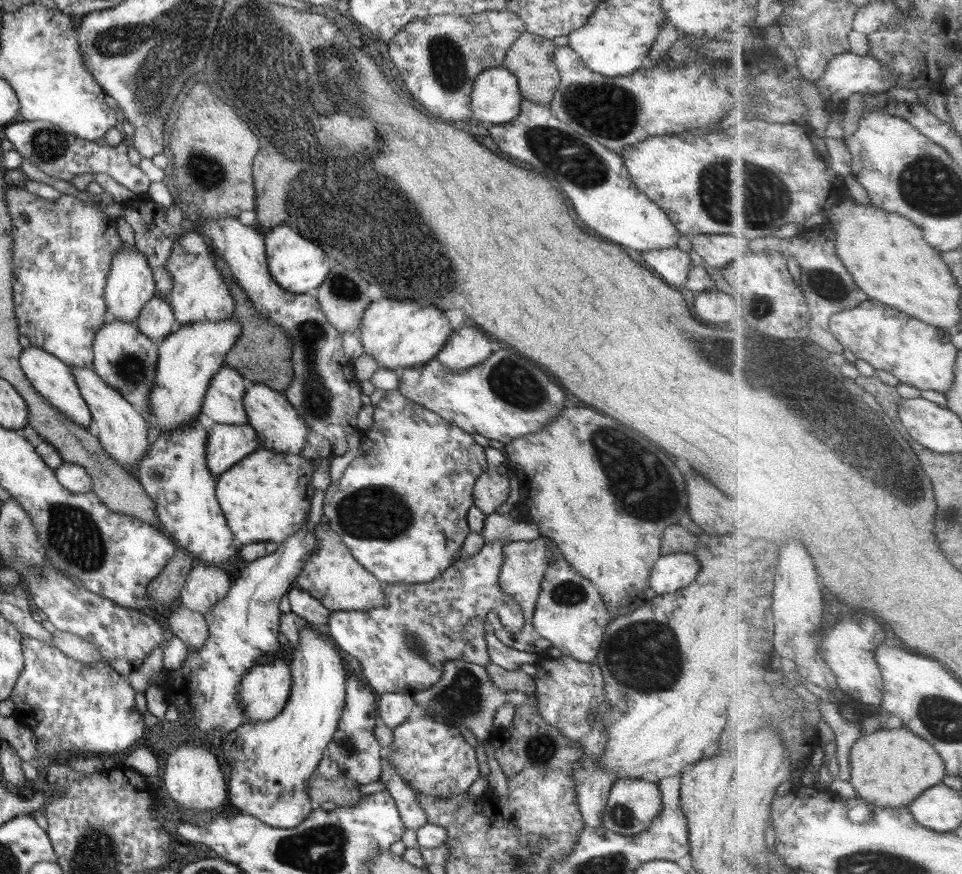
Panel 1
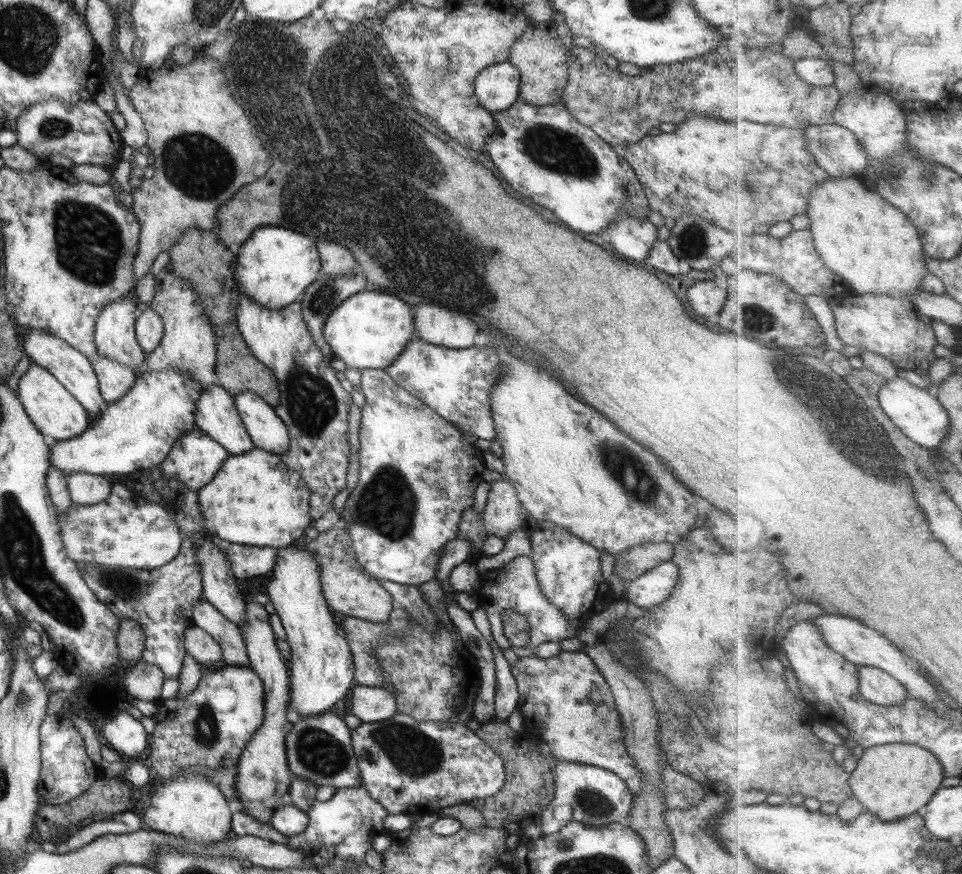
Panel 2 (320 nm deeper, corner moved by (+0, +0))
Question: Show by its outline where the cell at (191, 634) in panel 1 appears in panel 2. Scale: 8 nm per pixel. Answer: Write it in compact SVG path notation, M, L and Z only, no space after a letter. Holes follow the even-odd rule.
M192 625L184 630L184 644L187 654L202 664L214 664L223 659L220 645L199 626Z

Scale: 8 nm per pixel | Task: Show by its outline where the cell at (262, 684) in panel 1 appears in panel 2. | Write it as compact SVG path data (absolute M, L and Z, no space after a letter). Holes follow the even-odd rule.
M227 666L218 672L204 672L198 686L195 686L191 693L183 695L178 691L172 698L158 698L154 701L157 711L151 718L155 719L155 728L154 732L148 735L145 754L148 765L164 779L178 772L202 767L216 770L235 766L246 743L253 737L264 718L264 685L249 666Z

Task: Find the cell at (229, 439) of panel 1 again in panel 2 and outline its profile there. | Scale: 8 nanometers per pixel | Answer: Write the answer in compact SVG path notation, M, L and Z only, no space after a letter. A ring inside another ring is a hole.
M194 428L172 445L160 466L168 479L179 480L190 490L200 490L214 479L229 456L223 446Z

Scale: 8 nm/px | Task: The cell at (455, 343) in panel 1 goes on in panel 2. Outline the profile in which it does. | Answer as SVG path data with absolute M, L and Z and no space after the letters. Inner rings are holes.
M413 306L415 334L430 344L446 348L465 349L472 347L478 325L466 314L434 306Z

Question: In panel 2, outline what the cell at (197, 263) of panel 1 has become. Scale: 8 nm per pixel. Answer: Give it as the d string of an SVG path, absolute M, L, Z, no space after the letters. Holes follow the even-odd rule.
M169 262L162 272L155 276L155 291L154 299L148 303L148 308L154 310L163 320L163 337L154 351L146 354L144 362L136 370L137 377L147 372L177 368L187 372L203 390L213 384L218 385L215 371L216 335L191 284L176 274Z

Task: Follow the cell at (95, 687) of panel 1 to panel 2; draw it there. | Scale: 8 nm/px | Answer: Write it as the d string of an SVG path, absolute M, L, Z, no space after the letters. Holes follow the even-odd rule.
M126 712L120 713L104 724L102 734L110 748L126 759L136 759L147 752L148 734L137 718Z

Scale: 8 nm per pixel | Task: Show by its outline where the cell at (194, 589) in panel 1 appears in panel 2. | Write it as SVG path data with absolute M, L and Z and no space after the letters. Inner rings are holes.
M205 598L193 606L192 620L220 645L227 666L248 666L249 654L239 626L230 622Z

